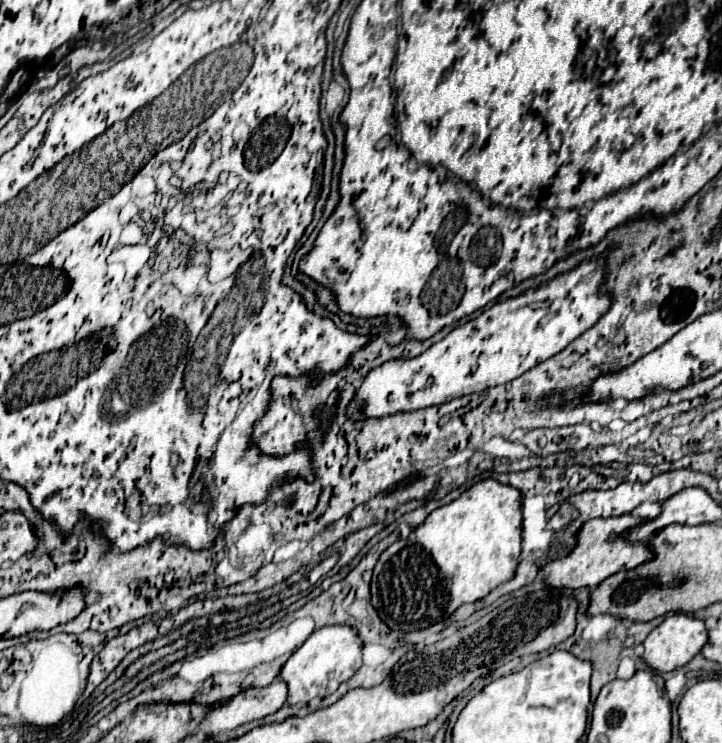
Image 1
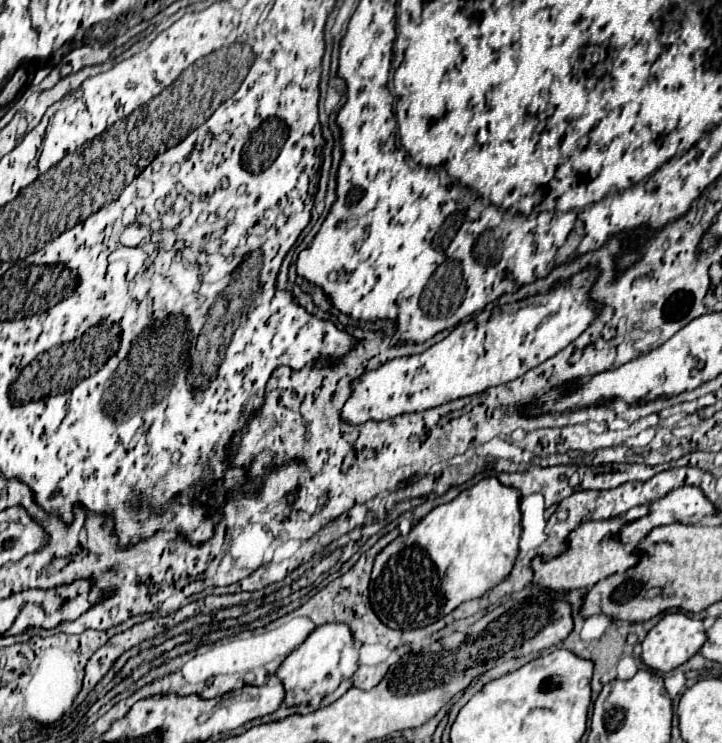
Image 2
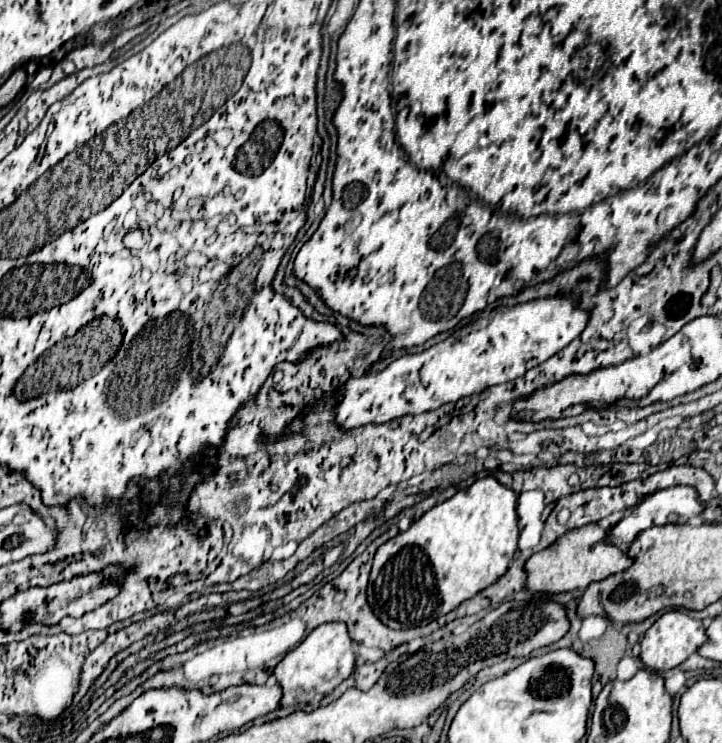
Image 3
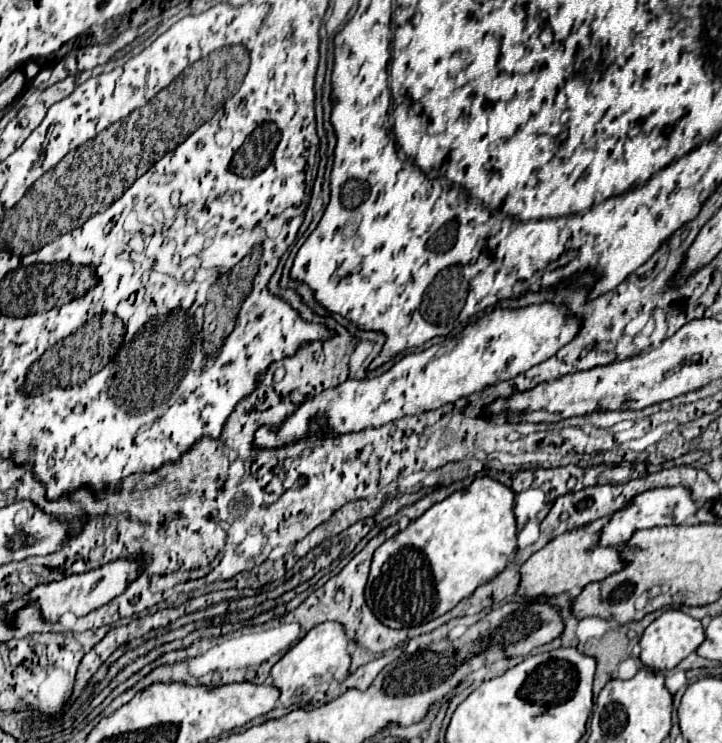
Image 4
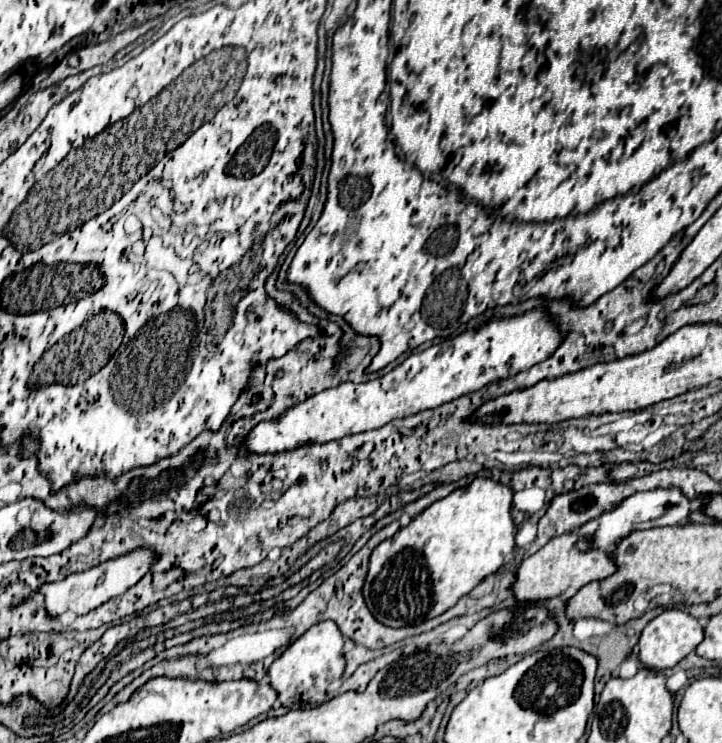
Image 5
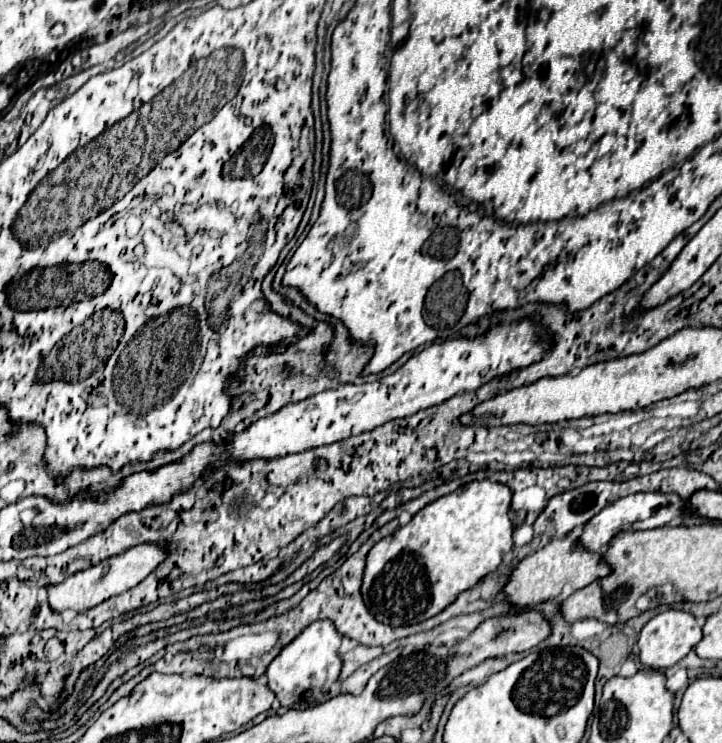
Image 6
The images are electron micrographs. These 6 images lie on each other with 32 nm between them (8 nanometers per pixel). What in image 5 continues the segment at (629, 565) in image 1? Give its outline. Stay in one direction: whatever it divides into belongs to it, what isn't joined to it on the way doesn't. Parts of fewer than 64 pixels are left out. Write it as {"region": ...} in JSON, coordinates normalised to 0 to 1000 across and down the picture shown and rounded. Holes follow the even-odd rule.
{"region":[[[798,716],[765,724],[753,738],[748,738],[742,746],[723,754],[715,770],[715,781],[709,786],[709,799],[717,810],[745,810],[759,808],[767,802],[776,802],[784,791],[803,794],[806,789],[837,781],[853,767],[848,751],[842,743],[825,743],[823,738],[814,738],[814,729],[809,721],[801,721]]]}

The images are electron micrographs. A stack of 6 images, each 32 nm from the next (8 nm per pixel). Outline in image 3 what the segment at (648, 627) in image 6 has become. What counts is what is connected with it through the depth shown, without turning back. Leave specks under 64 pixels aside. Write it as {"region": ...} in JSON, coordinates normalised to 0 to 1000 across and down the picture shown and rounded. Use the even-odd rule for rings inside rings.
{"region":[[[925,821],[895,848],[892,859],[886,861],[886,869],[889,869],[886,888],[909,904],[931,902],[942,891],[947,891],[958,878],[964,878],[970,867],[975,867],[975,861],[978,861],[978,853],[970,834],[956,832],[950,824],[942,824],[942,821]]]}

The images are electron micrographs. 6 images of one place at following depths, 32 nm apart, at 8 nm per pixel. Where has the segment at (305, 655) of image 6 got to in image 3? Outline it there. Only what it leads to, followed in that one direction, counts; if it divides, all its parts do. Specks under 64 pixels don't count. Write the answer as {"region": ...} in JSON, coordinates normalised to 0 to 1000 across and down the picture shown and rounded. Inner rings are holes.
{"region":[[[452,837],[435,845],[410,872],[404,872],[377,902],[385,923],[391,926],[391,950],[432,948],[452,937],[463,923],[476,918],[490,904],[488,861],[471,837]]]}

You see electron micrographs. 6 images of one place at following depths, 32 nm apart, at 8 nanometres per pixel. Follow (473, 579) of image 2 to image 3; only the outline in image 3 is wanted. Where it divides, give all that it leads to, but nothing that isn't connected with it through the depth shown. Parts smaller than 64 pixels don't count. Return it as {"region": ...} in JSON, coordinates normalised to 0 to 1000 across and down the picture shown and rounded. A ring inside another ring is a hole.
{"region":[[[665,643],[648,659],[637,659],[618,676],[596,684],[584,697],[573,700],[562,716],[554,716],[548,724],[529,732],[518,746],[507,797],[521,832],[546,848],[587,843],[687,783],[717,740],[715,670],[717,665],[687,643]]]}

